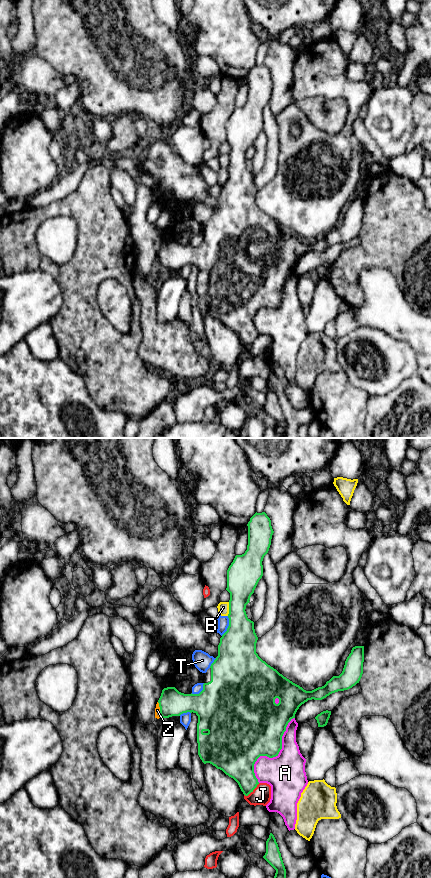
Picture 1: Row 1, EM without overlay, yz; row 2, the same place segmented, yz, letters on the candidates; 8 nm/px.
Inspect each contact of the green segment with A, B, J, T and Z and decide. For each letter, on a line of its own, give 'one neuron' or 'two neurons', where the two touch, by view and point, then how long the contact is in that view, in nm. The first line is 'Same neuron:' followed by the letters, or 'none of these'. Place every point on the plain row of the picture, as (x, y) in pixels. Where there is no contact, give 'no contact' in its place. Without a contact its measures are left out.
Same neuron: none of these
A: two neurons; meets green in yz at (274, 308); contact 600 nm long
B: two neurons; meets green in yz at (229, 161); contact 110 nm long
J: two neurons; meets green in yz at (251, 343); contact 160 nm long
T: two neurons; meets green in yz at (228, 178); contact 170 nm long
Z: two neurons; meets green in yz at (160, 261); contact 120 nm long

